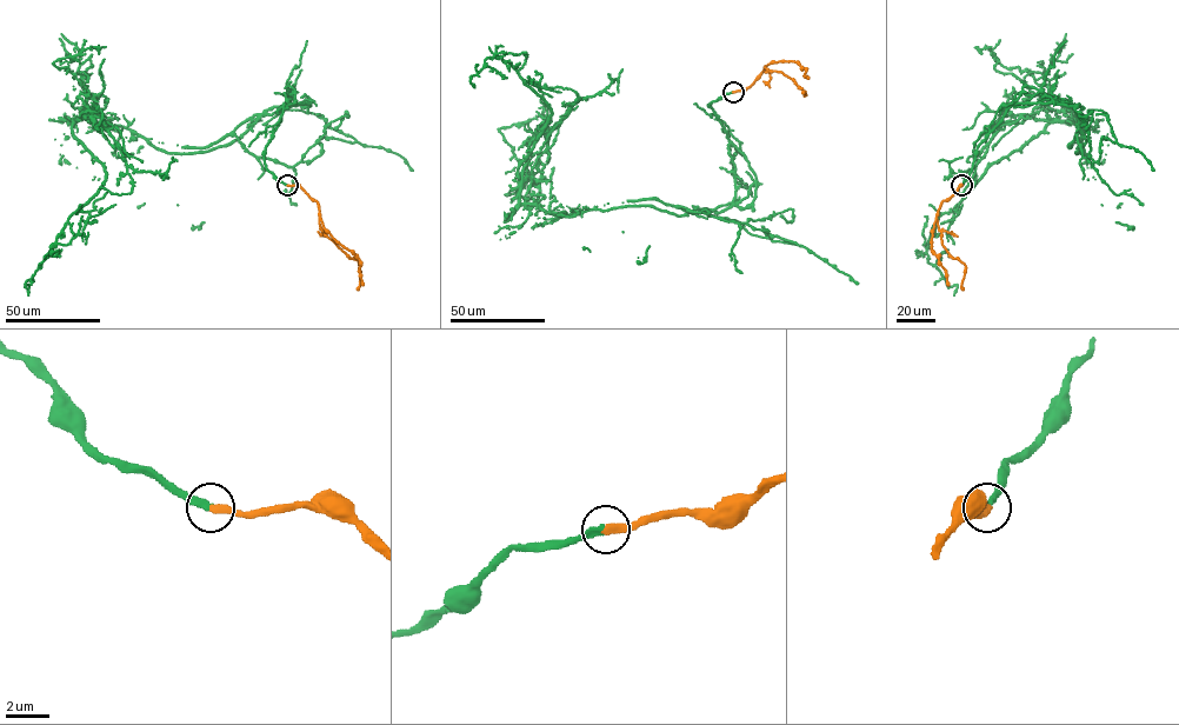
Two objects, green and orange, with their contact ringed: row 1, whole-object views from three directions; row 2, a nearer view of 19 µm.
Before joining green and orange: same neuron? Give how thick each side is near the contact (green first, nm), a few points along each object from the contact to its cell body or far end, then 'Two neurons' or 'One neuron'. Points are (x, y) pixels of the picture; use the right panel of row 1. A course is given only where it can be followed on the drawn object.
Thickness 280 nm (green) against 400 nm. Course of green: (963, 185), (1011, 106), (1067, 101), (1076, 153), (1086, 126), (1050, 122), (938, 218), (927, 261), (953, 296). Course of orange: (963, 185), (941, 203), (937, 217), (943, 245), (965, 266), (963, 290). One neuron

